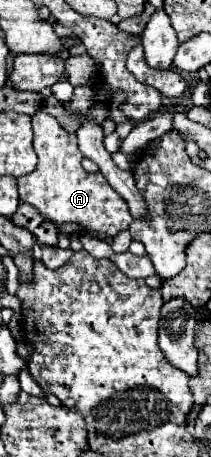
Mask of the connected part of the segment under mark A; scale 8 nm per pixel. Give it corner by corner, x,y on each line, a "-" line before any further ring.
38,109
36,117
32,117
32,127
38,167
30,175
18,179
20,201
36,207
38,213
46,221
58,225
62,233
96,231
114,237
116,233
124,231
132,221
128,203
108,185
102,173
86,173
82,169
80,159
83,155
76,134
62,129
62,125
42,109

